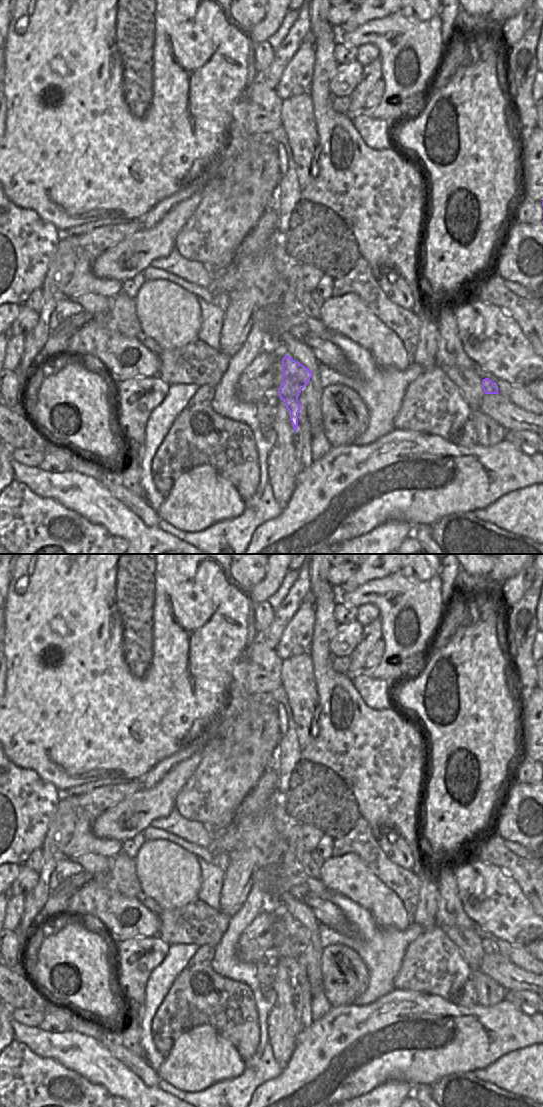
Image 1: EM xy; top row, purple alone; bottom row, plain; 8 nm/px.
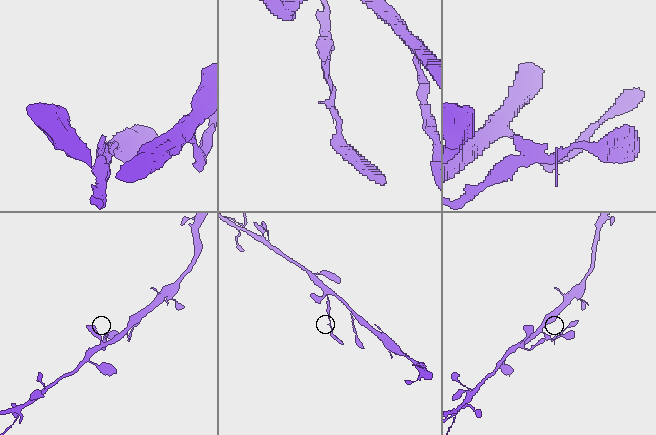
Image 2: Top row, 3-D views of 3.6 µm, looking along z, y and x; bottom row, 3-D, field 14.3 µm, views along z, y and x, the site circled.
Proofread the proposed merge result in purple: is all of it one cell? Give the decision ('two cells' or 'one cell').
one cell

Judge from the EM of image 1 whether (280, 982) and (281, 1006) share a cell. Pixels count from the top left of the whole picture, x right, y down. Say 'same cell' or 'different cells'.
same cell

